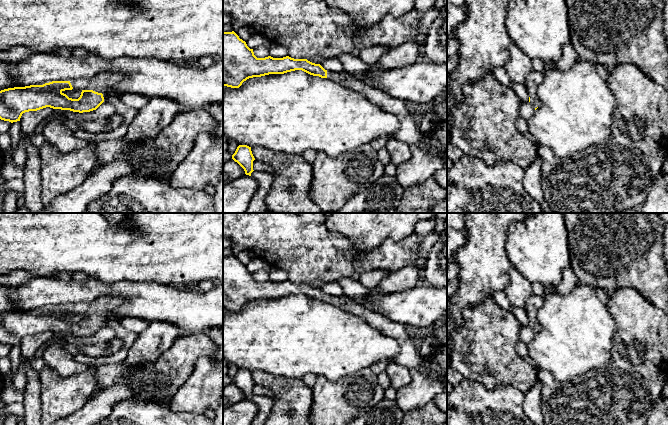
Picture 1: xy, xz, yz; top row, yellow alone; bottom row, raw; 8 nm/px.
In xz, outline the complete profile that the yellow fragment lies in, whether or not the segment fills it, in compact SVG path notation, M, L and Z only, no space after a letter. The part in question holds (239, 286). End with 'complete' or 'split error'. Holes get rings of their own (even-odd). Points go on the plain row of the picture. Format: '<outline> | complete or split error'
M234 255L223 256L223 310L239 312L249 302L284 298L295 294L327 302L349 314L361 317L368 325L397 341L400 350L392 359L393 362L410 370L424 372L427 368L426 357L413 345L405 325L393 322L345 295L327 295L320 288L307 283L294 283L289 280L257 282L253 273L250 273Z | split error

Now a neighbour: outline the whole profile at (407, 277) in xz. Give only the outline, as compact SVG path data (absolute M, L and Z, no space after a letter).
M406 266L389 274L379 283L382 292L393 293L416 286L421 270L414 266Z

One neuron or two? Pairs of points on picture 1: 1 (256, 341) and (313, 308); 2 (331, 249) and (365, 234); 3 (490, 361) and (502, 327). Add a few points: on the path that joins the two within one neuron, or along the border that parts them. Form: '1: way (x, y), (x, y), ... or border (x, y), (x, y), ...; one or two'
1: way (270, 336), (285, 336), (299, 322); one
2: border (330, 229), (348, 237), (358, 250), (373, 249); two
3: way (490, 353), (490, 339), (494, 335); one

